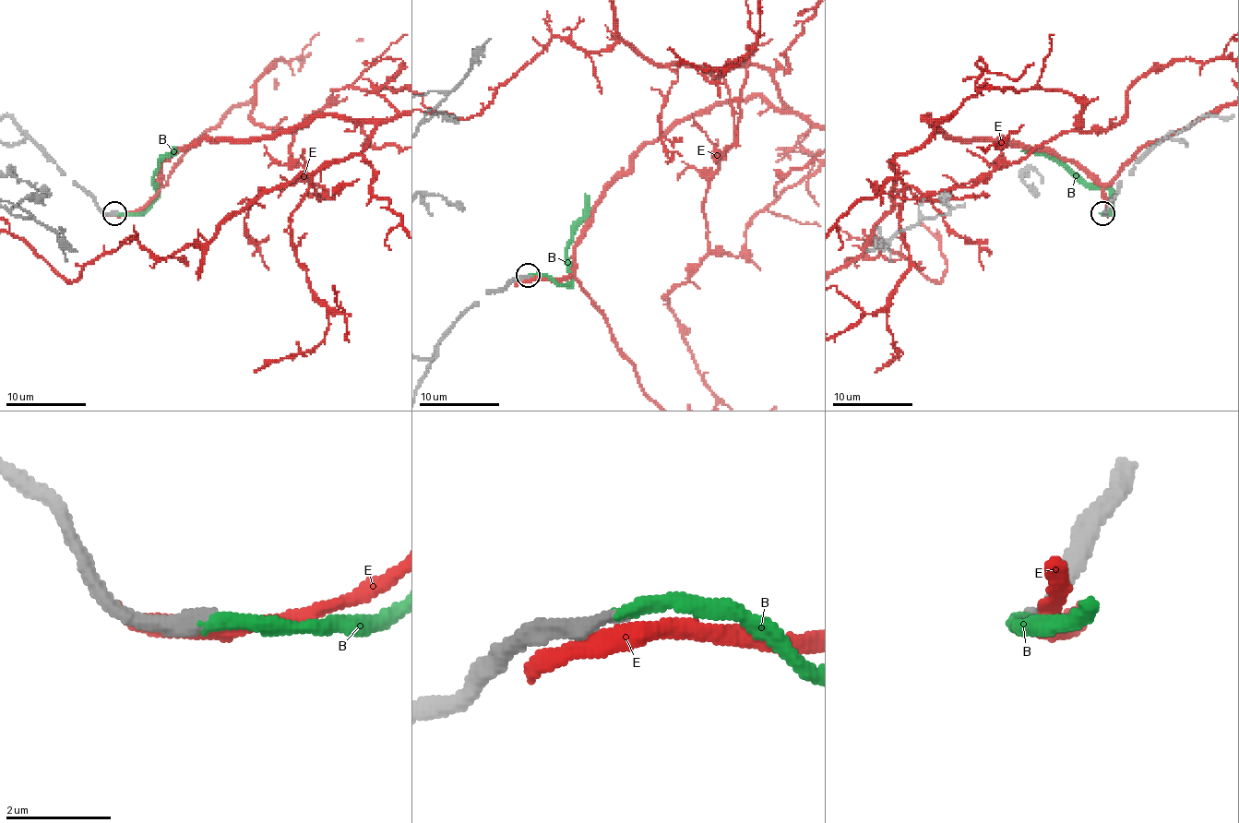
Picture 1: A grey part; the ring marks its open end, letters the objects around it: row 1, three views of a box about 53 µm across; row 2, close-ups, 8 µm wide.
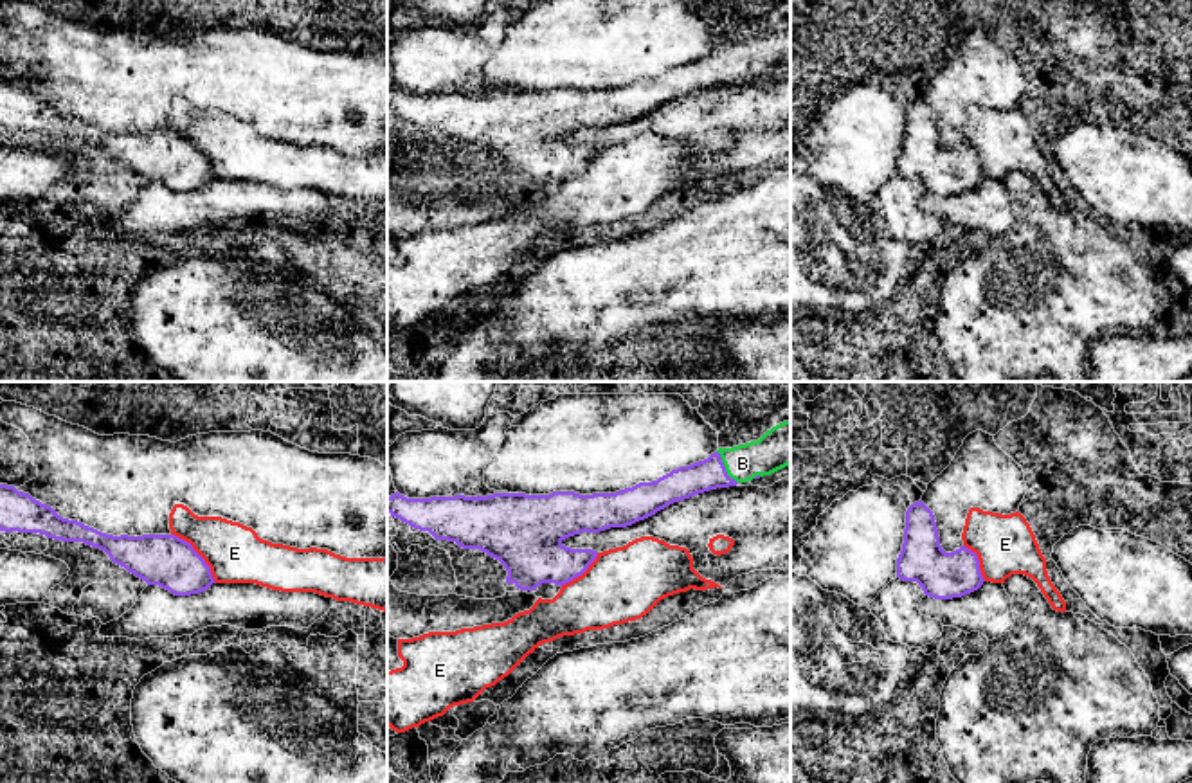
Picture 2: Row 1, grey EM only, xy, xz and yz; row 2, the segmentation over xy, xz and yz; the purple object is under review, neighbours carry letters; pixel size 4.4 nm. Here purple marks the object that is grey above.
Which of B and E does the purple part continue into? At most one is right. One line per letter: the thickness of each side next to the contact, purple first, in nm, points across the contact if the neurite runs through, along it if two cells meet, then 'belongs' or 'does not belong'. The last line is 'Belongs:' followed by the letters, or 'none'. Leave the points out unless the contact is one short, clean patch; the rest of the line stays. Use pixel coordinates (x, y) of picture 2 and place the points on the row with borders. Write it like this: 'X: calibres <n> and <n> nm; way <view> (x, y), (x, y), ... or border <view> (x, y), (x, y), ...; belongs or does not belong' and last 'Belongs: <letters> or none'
B: calibres 140 and 180 nm; belongs
E: calibres 240 and 260 nm; border xy (171, 533), (191, 546), (216, 582); does not belong
Belongs: B

